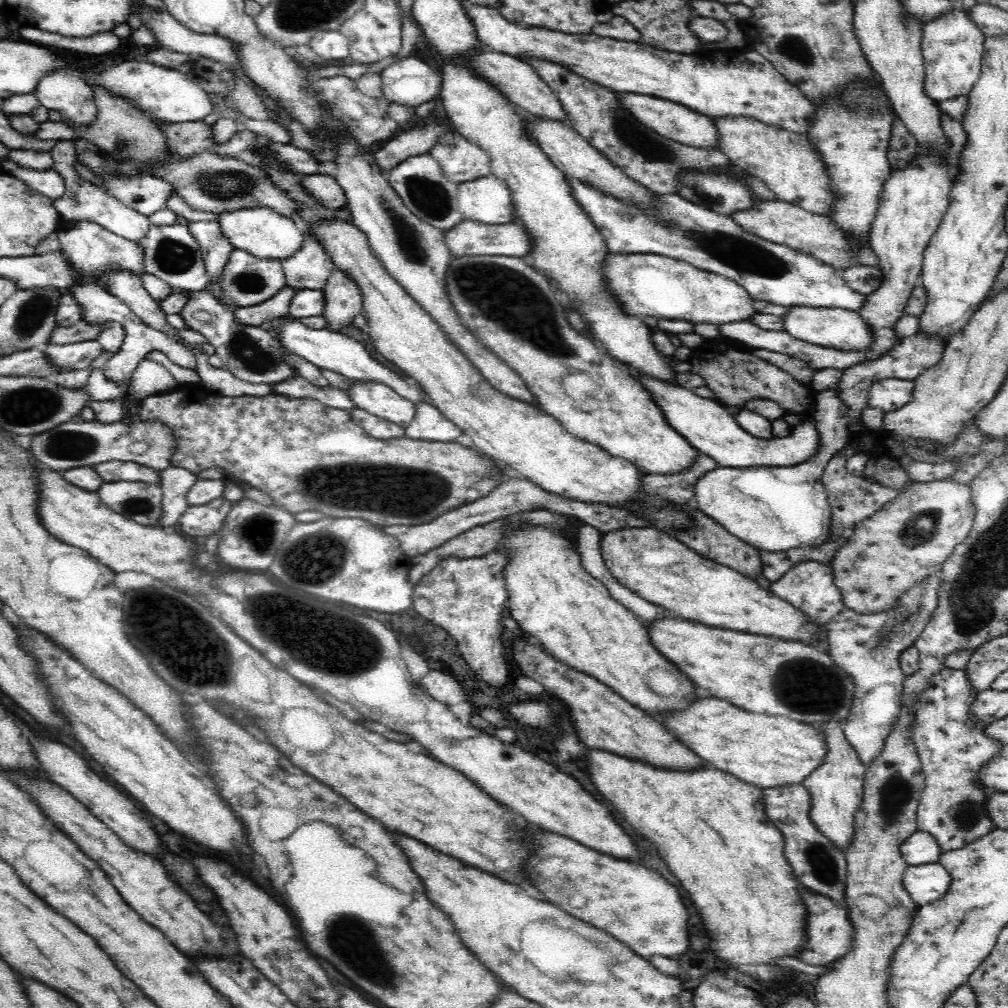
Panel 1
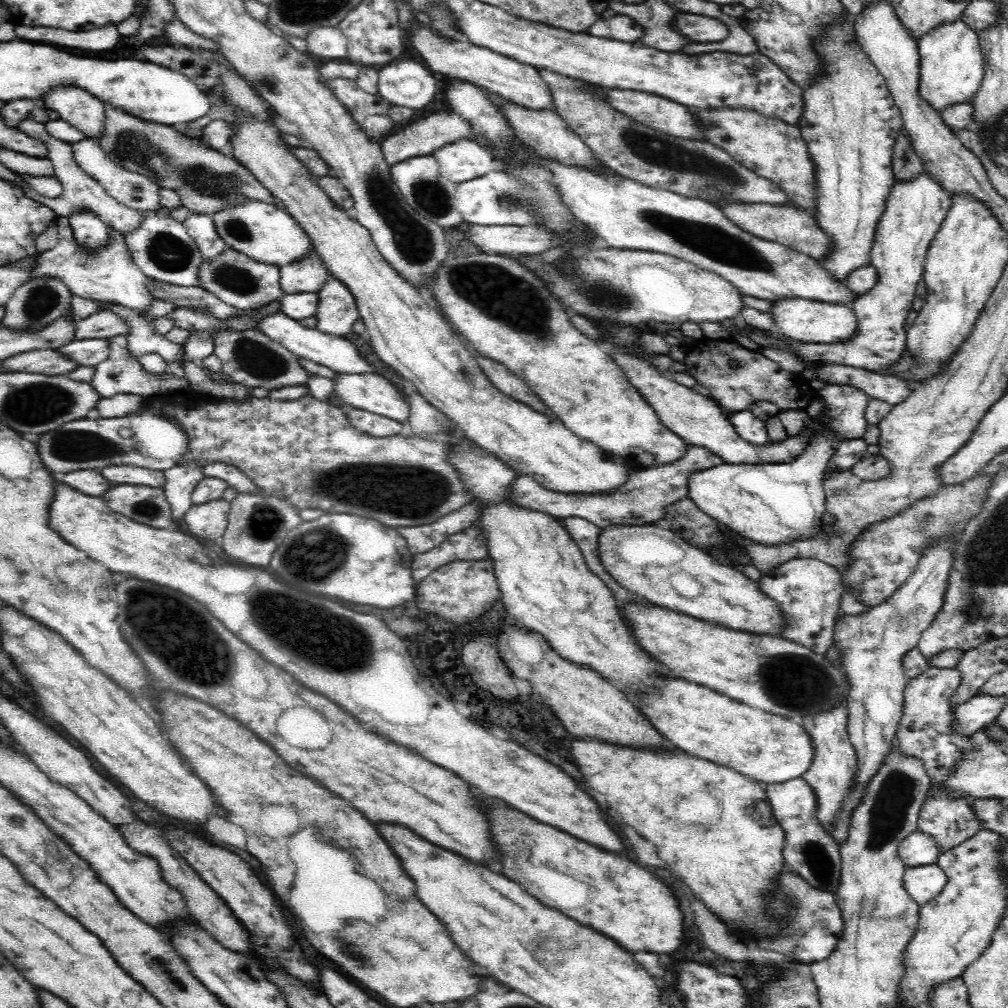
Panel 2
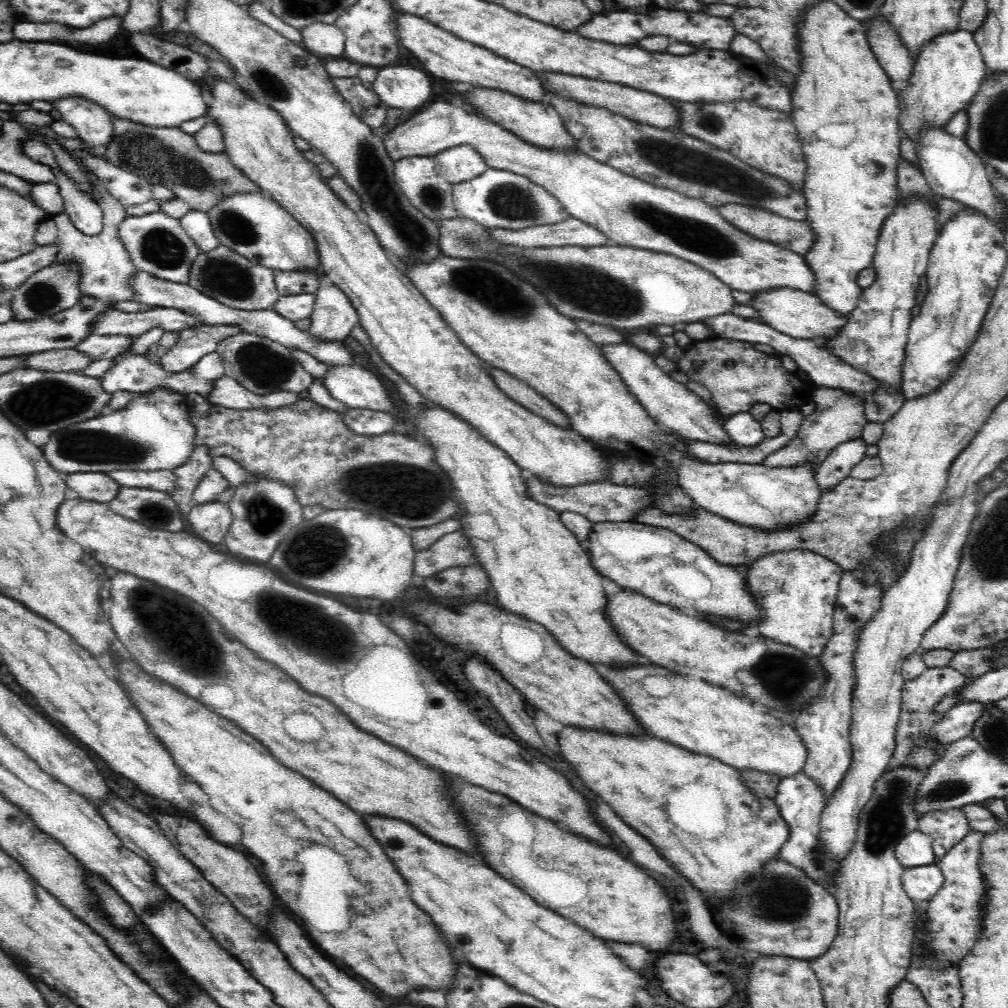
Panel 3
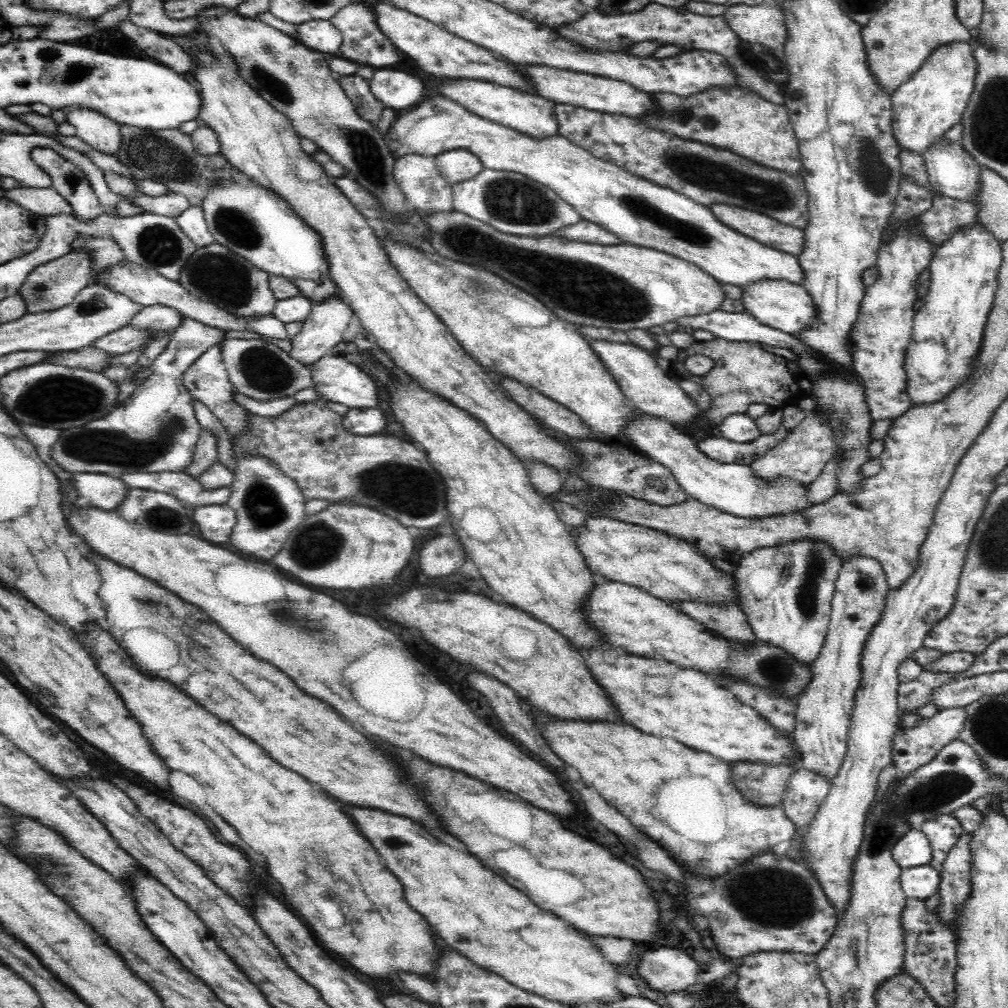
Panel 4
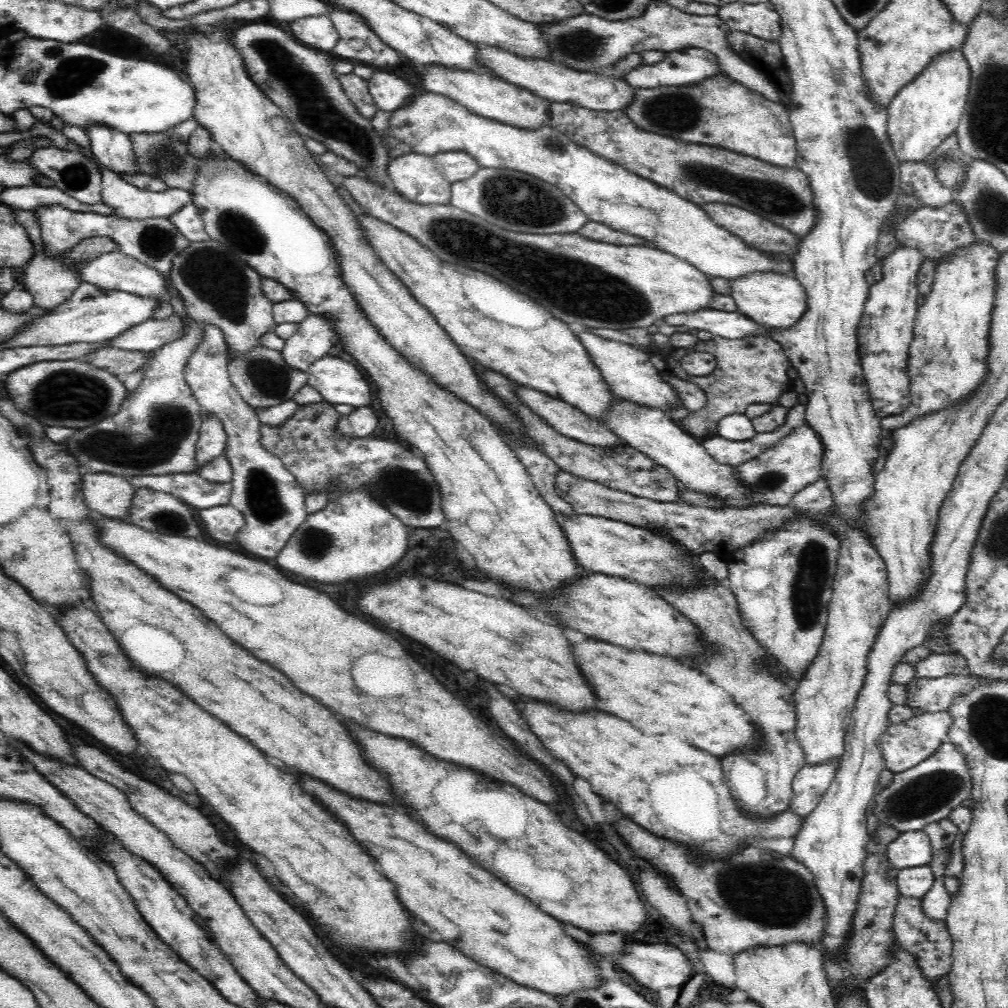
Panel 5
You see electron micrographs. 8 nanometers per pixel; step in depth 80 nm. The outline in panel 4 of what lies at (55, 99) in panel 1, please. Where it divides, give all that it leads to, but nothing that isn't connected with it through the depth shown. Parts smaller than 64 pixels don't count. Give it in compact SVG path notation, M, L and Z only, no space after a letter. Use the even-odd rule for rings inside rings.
M64 106L60 108L66 121L76 129L76 136L98 152L105 152L113 157L122 144L120 125L91 108Z

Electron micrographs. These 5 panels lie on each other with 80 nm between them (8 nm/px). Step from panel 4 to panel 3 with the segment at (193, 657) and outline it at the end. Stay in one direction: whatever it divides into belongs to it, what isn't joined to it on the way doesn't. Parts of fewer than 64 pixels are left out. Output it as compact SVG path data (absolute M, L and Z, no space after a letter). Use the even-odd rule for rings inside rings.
M118 571L116 577L108 577L106 599L111 601L110 622L122 647L129 653L132 660L148 675L156 677L190 698L206 705L212 712L232 721L243 732L261 742L283 765L303 774L315 785L321 786L333 794L352 810L360 814L386 814L386 818L402 818L404 822L414 822L418 830L426 830L430 838L438 838L438 842L446 842L446 846L454 846L456 850L466 850L466 854L474 854L474 846L470 846L470 838L462 834L462 826L458 826L458 818L454 818L454 810L446 806L446 798L442 798L442 786L438 786L438 778L448 778L442 770L420 764L417 757L404 750L384 742L382 739L358 728L335 704L327 698L304 692L286 672L278 670L278 666L260 660L252 650L242 646L236 638L230 638L226 629L218 626L219 622L207 610L202 610L197 602L182 598L175 591L168 592L166 588L155 582L138 578L133 574ZM134 636L142 636L156 645L161 657L154 660L142 656L140 648L133 643ZM208 686L226 686L232 692L230 706L212 706L212 698L204 698L204 690ZM303 710L315 716L326 731L325 738L315 743L304 743L288 737L282 731L282 720L288 714Z

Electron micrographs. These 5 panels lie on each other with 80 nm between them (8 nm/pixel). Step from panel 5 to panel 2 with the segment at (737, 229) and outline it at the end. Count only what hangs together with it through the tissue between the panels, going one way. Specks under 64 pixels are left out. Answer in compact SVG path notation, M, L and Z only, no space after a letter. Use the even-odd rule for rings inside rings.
M766 203L723 205L721 210L736 226L747 233L783 244L816 260L822 259L831 250L831 238L819 228L812 211L795 209L789 205L767 205Z

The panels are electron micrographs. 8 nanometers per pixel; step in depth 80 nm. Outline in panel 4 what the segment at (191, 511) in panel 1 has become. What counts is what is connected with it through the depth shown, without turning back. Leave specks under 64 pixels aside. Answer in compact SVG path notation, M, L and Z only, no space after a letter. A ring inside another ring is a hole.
M228 503L194 508L195 528L200 530L204 541L215 545L228 543L232 528L236 524L236 513Z

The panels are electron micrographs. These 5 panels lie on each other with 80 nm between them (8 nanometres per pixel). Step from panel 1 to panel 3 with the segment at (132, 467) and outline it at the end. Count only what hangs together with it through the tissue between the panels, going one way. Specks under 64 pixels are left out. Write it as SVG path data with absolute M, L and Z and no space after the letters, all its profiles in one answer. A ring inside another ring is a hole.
M118 470L106 474L109 478L116 481L120 487L129 486L130 488L146 488L168 493L172 492L175 484L175 476L168 470Z

